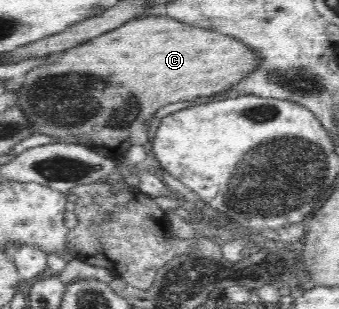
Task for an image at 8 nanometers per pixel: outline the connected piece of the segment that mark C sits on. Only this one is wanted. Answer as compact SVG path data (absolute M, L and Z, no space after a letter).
M140 16L136 19L132 19L127 23L122 24L114 30L109 30L100 36L91 38L86 42L80 43L74 46L74 48L65 50L62 53L55 53L55 58L43 65L34 67L27 72L24 76L21 89L18 92L18 98L16 100L17 106L21 108L21 111L26 115L27 121L30 123L30 128L33 132L38 134L46 134L46 136L54 136L57 138L58 143L80 143L94 149L94 152L99 152L104 156L110 156L110 160L120 161L122 154L127 152L130 146L134 144L144 145L148 143L148 126L152 120L152 116L156 114L156 110L160 110L162 106L172 104L174 102L182 102L184 100L192 101L195 98L201 96L211 96L224 89L228 89L229 86L239 83L242 78L248 76L250 70L256 68L256 56L255 52L248 50L248 47L241 42L238 42L231 36L225 34L218 34L216 30L212 32L205 26L190 26L184 22L180 22L175 18L169 16Z

